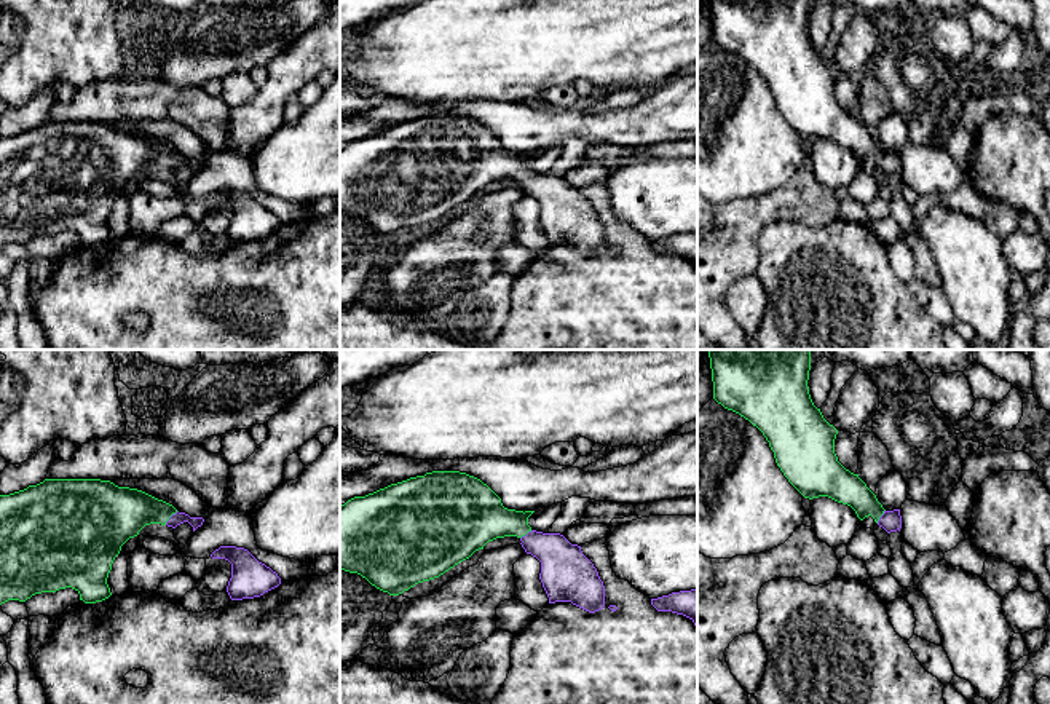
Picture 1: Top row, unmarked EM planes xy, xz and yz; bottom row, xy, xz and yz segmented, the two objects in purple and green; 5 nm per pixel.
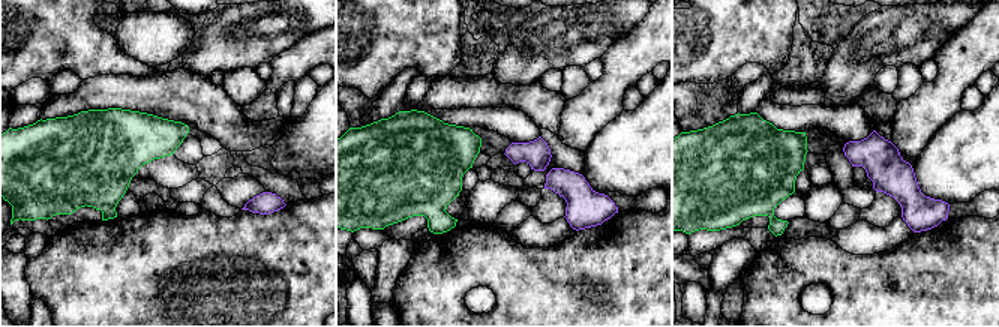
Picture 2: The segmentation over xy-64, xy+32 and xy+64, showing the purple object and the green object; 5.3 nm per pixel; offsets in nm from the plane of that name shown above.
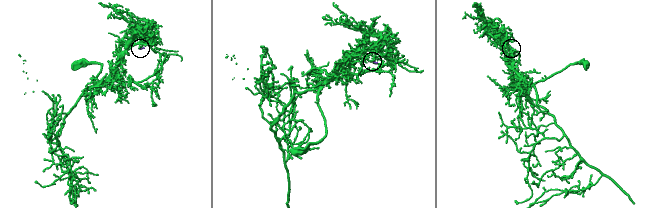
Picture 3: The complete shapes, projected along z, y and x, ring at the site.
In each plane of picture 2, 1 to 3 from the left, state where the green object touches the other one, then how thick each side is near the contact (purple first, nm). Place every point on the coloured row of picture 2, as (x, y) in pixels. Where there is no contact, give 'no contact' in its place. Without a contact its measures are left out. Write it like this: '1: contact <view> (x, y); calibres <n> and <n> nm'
1: no contact
2: no contact
3: no contact

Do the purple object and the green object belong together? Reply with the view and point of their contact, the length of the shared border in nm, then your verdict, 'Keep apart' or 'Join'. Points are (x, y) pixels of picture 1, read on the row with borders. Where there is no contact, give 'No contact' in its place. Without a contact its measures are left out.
Touches purple at xy (169, 518). Shared border 100 nm. Join

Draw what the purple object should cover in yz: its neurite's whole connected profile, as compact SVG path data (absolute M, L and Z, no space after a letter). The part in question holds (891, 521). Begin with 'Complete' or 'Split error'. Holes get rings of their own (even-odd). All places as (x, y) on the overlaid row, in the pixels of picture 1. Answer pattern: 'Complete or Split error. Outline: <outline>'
Split error. Outline: M709 350L709 358L713 399L763 433L777 466L804 498L828 496L851 506L860 520L871 516L887 533L900 532L900 509L886 511L859 474L838 461L838 429L823 418L809 394L811 350Z

